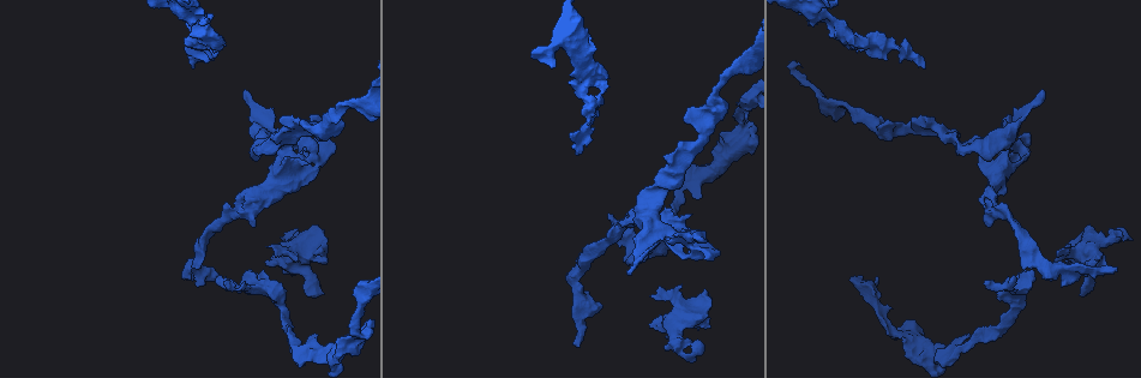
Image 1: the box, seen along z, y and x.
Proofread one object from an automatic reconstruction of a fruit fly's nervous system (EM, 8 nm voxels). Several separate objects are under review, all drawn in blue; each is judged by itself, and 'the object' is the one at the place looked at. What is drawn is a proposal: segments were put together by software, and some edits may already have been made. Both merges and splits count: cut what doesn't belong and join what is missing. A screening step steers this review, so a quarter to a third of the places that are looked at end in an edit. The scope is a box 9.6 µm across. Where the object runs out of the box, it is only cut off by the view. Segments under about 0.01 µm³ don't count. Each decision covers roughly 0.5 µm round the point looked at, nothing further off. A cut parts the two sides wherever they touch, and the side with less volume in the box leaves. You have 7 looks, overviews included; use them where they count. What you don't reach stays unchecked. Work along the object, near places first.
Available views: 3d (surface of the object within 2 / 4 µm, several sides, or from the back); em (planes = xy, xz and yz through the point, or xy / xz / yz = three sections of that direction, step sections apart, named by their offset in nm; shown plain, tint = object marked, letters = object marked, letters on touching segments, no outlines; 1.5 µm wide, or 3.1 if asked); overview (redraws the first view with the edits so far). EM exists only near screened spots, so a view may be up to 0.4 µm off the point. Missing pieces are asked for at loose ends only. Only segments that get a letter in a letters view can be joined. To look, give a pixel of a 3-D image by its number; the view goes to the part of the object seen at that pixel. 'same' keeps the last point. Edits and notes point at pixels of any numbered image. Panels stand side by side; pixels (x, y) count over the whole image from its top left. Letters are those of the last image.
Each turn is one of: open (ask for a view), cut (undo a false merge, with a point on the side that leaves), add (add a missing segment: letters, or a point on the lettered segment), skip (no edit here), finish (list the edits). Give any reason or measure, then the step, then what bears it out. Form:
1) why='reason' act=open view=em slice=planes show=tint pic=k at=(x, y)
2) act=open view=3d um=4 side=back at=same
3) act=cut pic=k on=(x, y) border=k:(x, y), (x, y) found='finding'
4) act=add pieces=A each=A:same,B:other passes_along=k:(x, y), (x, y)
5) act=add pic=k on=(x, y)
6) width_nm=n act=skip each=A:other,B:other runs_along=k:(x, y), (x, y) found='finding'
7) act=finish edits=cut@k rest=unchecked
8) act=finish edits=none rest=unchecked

why='tapers out' act=open view=em slice=yz step=8 show=letters pic=1 at=(576, 155)

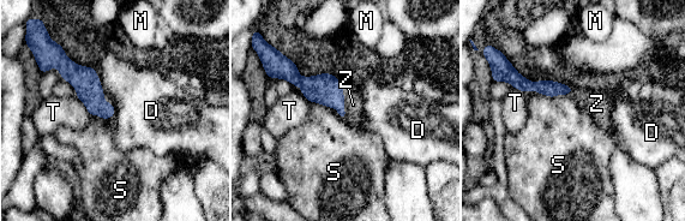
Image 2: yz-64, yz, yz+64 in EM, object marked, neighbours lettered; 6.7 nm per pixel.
act=open view=em slice=planes show=letters at=same

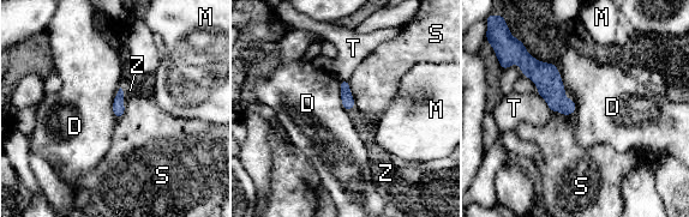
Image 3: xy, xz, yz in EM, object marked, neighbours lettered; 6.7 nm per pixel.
longest_contact=D:360nm act=add pic=3 on=(130, 90) each=D:other,M:other,S:other,T:other,Z:same passes_along=3:(118, 107), (123, 96), (130, 90) found='the neuron continues'

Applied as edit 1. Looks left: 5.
act=open view=overview

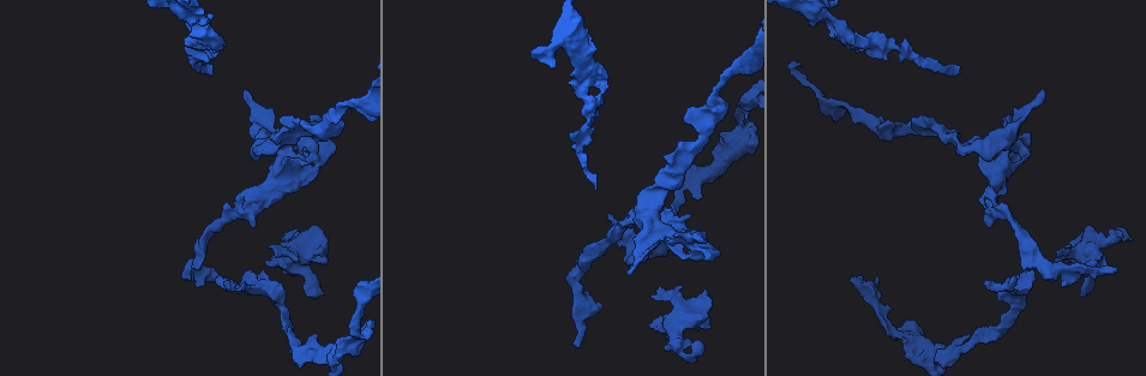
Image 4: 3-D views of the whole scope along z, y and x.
why='calibre changes' act=open view=3d um=2 side=back pic=4 at=(1115, 237)

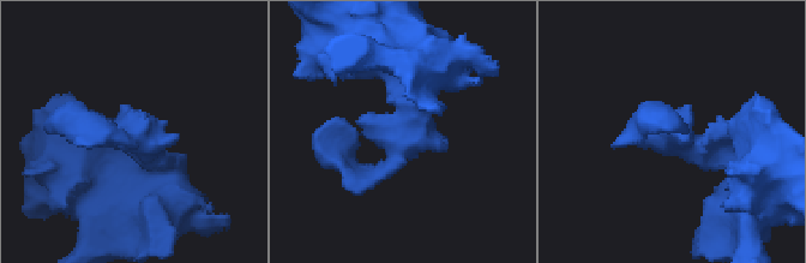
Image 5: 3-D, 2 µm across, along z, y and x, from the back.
why='now the EM' act=open view=em slice=xz step=4 show=tint pic=5 at=(133, 139)

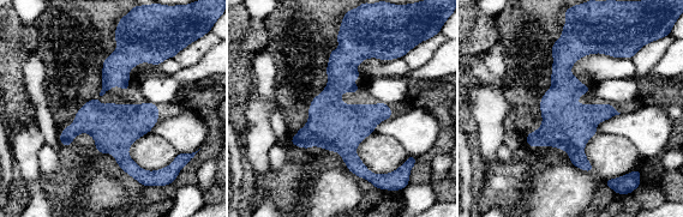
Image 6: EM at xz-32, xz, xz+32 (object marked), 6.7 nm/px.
act=open view=em slice=planes show=letters at=same

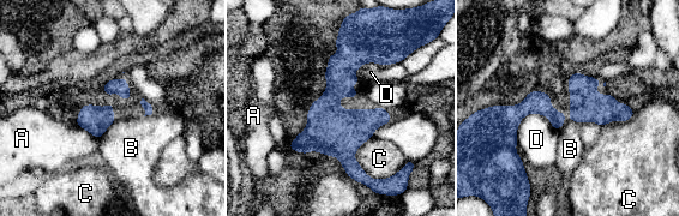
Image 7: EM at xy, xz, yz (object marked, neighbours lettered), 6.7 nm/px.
act=skip each=A:other,B:other,C:other,D:other border=7:(114, 121), (98, 139) found='one neuron here'

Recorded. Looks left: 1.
why='an open end' act=open view=em slice=yz step=8 show=letters pic=4 at=(1082, 296)

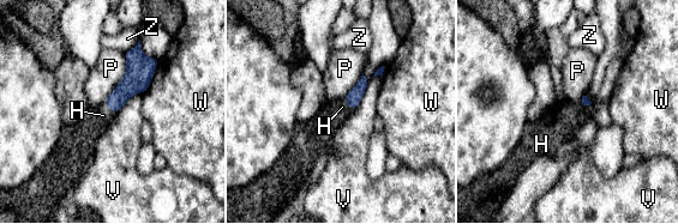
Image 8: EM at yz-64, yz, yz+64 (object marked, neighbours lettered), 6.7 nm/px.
width_nm=120 longest_contact=P:360nm act=add pic=8 on=(103, 115) each=H:same,P:other,V:other,W:other,Z:other found='the neuron continues'

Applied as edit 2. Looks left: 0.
act=finish edits=add@3,add@8 rest=unchecked

